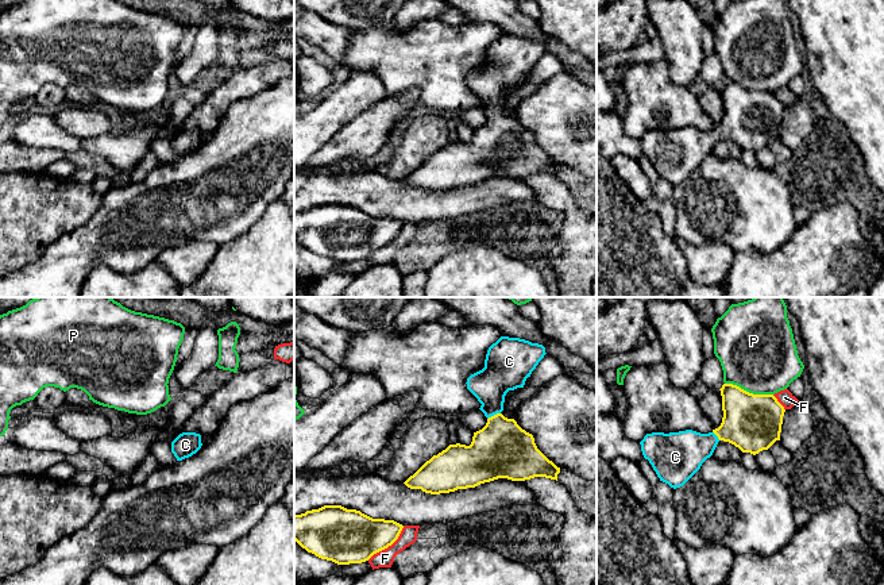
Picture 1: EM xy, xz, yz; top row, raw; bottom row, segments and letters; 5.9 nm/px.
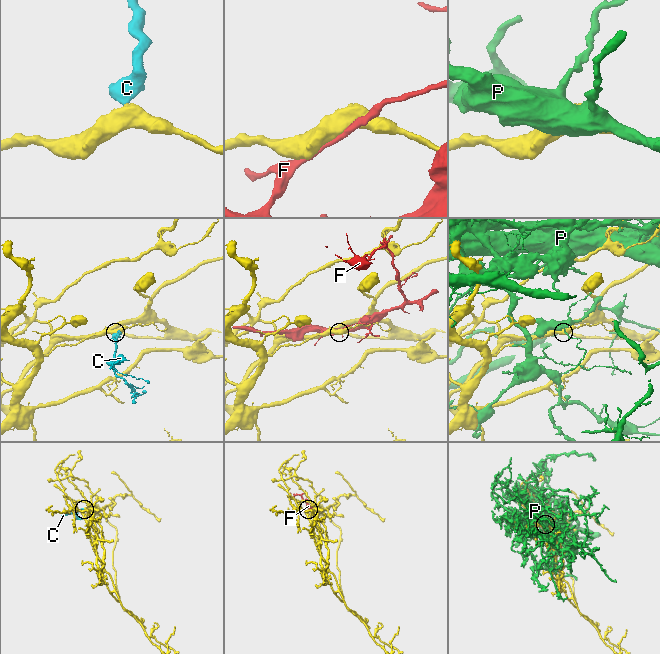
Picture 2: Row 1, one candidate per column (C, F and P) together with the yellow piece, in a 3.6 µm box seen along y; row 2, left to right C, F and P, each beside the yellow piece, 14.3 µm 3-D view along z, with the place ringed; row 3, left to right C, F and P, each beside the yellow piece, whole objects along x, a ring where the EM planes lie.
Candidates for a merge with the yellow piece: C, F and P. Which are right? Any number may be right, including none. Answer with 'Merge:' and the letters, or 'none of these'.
Merge: C

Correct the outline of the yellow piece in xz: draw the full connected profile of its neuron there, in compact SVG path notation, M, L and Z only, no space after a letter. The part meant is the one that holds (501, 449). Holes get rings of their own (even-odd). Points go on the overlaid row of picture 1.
M501 336L495 343L493 343L487 350L485 367L471 374L466 382L467 389L482 404L479 409L487 417L486 426L482 430L474 432L470 446L460 443L449 444L445 450L426 461L404 484L410 489L421 489L425 493L440 494L455 492L458 489L475 488L480 484L490 482L498 478L525 481L534 477L545 477L557 481L560 467L557 467L537 449L533 435L522 430L514 419L507 419L501 413L503 411L506 393L517 388L524 388L526 378L530 377L532 372L536 369L545 354L545 347L543 345L532 343L520 338Z

